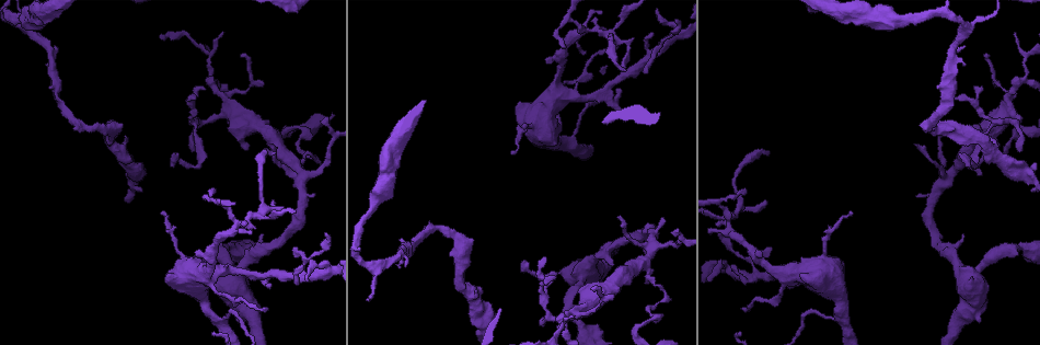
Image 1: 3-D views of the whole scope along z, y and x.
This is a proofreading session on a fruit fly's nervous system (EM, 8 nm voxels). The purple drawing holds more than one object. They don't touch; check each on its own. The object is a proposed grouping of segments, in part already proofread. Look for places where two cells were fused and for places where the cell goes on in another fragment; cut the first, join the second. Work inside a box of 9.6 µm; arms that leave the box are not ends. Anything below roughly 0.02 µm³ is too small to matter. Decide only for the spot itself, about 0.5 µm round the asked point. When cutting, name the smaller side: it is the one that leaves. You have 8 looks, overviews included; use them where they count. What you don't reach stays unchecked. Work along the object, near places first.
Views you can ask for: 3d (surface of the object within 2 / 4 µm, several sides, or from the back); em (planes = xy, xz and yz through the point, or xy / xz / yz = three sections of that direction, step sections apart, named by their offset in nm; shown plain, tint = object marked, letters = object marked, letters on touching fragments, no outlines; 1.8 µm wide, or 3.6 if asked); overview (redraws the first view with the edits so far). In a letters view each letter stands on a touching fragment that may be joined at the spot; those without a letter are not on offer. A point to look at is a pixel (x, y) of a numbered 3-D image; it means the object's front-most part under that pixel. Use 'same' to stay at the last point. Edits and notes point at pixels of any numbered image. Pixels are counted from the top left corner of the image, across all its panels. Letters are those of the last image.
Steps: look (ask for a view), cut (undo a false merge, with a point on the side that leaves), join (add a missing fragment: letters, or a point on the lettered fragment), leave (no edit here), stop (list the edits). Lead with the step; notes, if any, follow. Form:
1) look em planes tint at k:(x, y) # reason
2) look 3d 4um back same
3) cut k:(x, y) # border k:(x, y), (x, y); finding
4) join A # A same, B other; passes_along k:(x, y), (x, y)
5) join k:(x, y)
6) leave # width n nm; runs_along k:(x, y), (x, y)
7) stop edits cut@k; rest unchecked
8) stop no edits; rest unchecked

look em xy step 8 letters at 1:(232, 230) # abrupt turn

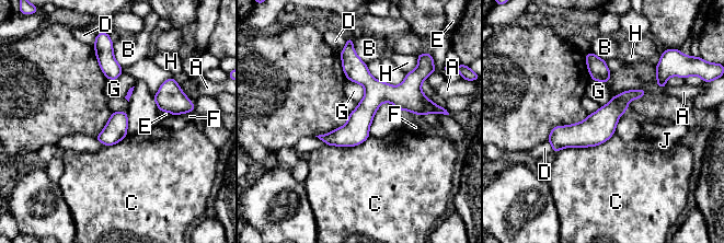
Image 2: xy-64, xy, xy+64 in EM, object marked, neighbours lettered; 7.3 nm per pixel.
leave # A other, B other, C other, D other, E other, F other, G other, H other, J other; border 2:(613, 132), (595, 146), (555, 153); all the same cell

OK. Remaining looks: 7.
look 3d 2um at 1:(272, 285) # free end

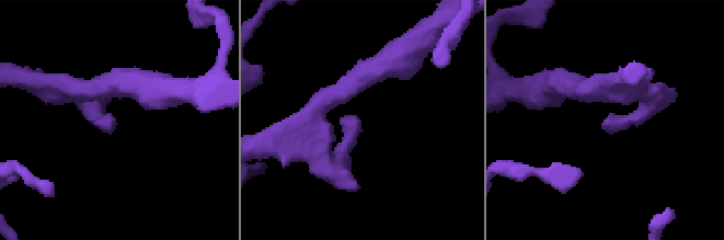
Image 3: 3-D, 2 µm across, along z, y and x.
look em planes letters at 3:(112, 129)

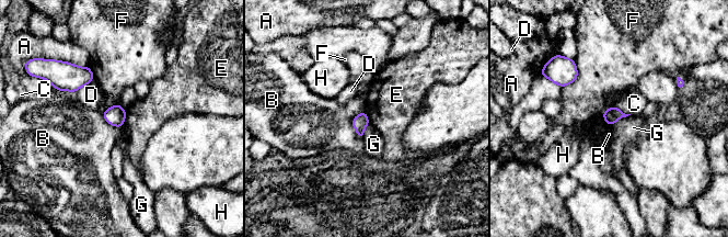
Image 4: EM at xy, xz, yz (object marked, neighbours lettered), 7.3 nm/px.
leave # width 110 nm; A other, B other, C other, D other, E other, F other, G other, H other; border 4:(631, 114), (620, 117), (612, 126); none of them fits

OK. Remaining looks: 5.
look em xy step 4 tint at 1:(273, 155) # free end

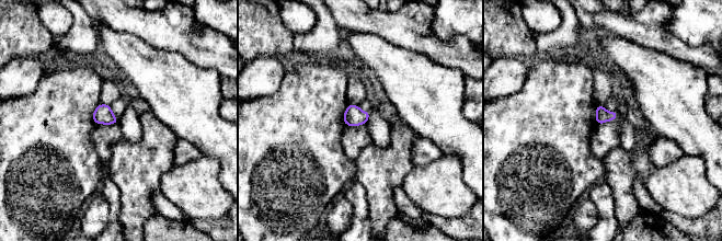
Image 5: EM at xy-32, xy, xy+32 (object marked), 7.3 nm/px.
look em planes letters same # another direction

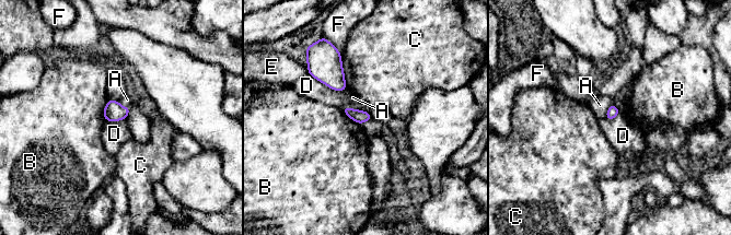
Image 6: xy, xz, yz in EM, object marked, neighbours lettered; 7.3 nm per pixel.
leave # longest_contact D 320 nm; A other, B other, C other, D other, E other, F other; border 6:(308, 73), (334, 90), (346, 90); none of them fits

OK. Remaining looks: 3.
look em xz step 4 letters at 1:(996, 123) # three-way junction

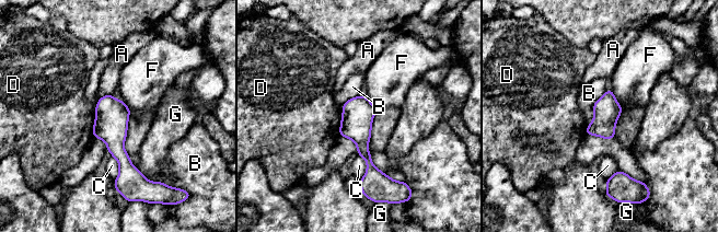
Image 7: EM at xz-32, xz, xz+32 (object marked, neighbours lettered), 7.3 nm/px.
look em yz step 4 letters same

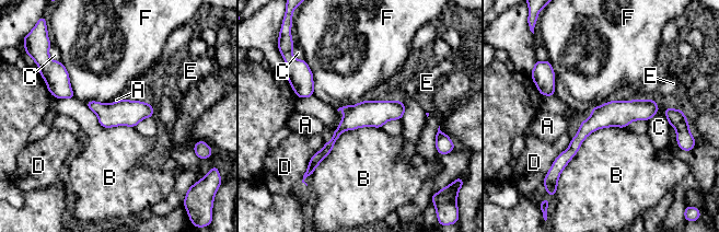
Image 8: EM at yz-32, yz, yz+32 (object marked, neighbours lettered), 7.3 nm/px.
leave # longest_contact B 600 nm; A other, B other, C other, D other, E other, F other; runs_along 8:(654, 106), (602, 116), (557, 162); all the same cell

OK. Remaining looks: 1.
stop no edits; rest unchecked

